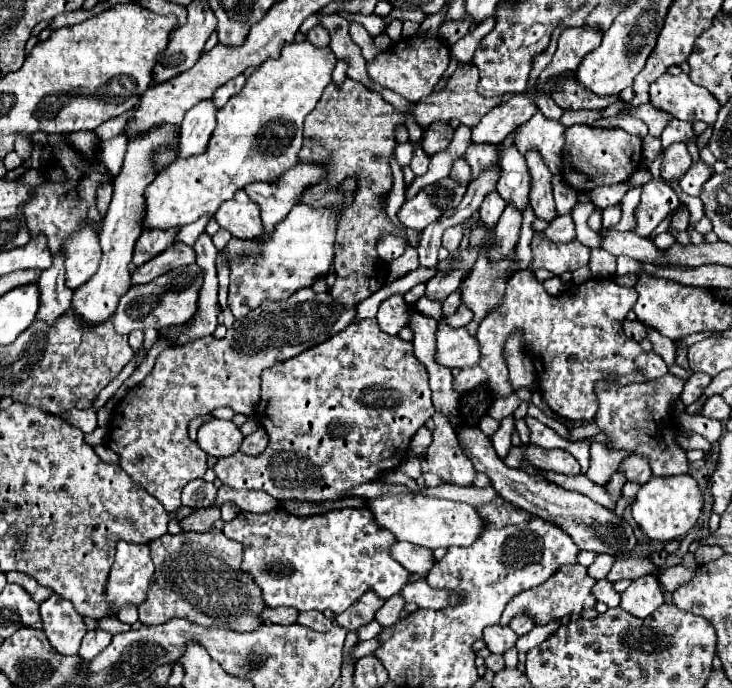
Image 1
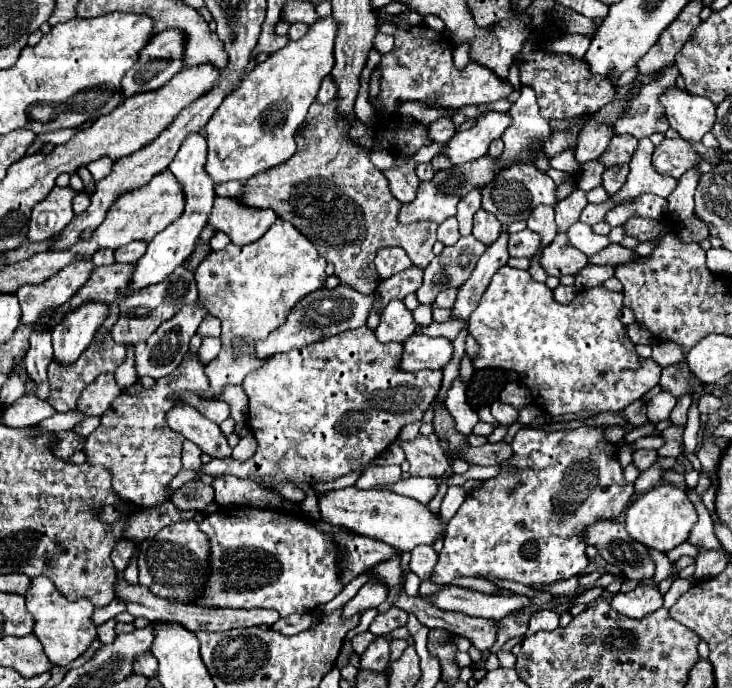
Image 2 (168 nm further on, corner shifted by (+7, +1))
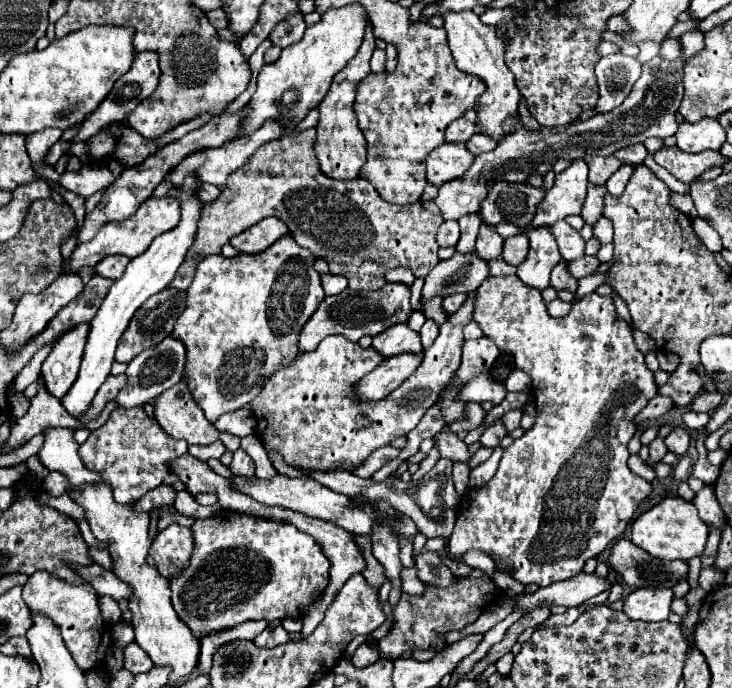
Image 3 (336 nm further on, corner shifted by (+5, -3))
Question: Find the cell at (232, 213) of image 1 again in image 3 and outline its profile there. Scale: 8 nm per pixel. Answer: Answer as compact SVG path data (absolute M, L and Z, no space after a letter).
M270 216L270 218L260 220L256 226L248 228L246 232L232 236L230 244L244 254L256 254L256 252L262 252L264 248L268 248L270 244L274 244L284 234L288 234L286 224L280 218Z

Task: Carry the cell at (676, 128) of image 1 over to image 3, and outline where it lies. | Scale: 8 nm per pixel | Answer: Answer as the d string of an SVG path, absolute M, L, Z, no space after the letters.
M699 29L686 32L680 36L684 58L680 60L660 60L658 56L642 66L642 76L634 84L628 98L606 114L596 114L588 120L574 120L566 126L554 126L554 128L540 128L536 132L516 132L516 136L508 136L508 140L500 140L496 150L480 154L474 158L474 164L470 170L450 182L444 182L438 190L438 196L432 200L444 220L458 220L464 214L478 212L480 202L486 198L488 188L496 180L508 180L508 182L526 182L532 174L548 174L552 170L552 164L560 158L576 160L584 156L610 156L620 148L626 148L630 144L644 142L650 136L666 138L674 136L678 122L676 112L682 102L682 66L686 56L696 54L700 48L704 48L704 34Z

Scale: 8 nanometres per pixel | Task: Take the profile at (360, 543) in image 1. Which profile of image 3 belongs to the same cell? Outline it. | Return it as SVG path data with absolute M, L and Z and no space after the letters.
M220 510L216 516L196 520L192 524L192 532L196 550L192 554L190 566L182 572L182 576L170 582L170 588L176 614L188 624L188 628L192 628L194 636L198 638L206 636L208 632L216 632L216 628L232 628L248 620L272 622L276 618L302 618L328 586L328 558L322 554L312 536L296 530L292 524Z

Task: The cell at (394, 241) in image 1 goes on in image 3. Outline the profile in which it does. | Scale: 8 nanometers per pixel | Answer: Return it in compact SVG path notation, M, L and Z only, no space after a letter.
M398 266L398 268L388 270L388 272L384 274L384 278L386 278L388 282L404 282L404 284L412 284L412 282L414 282L412 270L408 270L408 268L404 268L404 266Z

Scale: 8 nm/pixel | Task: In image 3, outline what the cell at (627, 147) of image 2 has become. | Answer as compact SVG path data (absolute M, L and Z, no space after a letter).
M636 144L636 146L632 146L632 148L622 148L620 152L614 152L614 156L616 156L620 162L632 164L632 166L642 164L644 158L646 158L646 154L648 154L648 150L644 148L644 144Z

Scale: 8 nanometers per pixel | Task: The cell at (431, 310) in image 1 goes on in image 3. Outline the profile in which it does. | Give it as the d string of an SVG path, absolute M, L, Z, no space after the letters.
M426 320L422 330L420 330L420 336L422 336L422 346L428 348L436 340L436 336L438 336L438 324L434 320Z

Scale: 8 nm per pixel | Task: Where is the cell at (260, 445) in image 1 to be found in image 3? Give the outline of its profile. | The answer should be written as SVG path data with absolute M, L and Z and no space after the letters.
M240 448L234 452L234 460L230 464L230 470L234 474L240 474L240 476L254 476L254 462L252 458Z

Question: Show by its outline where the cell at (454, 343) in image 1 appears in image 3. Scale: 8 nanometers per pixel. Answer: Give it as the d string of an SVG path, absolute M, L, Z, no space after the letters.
M404 352L400 356L386 358L376 370L372 370L360 384L356 386L356 394L362 400L380 400L388 396L396 386L400 386L408 376L416 372L424 358L424 352Z

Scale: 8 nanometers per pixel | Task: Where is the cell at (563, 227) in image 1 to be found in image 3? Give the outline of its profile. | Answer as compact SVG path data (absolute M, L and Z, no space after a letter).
M518 234L518 236L512 236L512 238L506 238L504 240L504 252L502 252L502 258L508 262L508 264L514 264L518 266L526 254L528 254L528 238L526 234Z

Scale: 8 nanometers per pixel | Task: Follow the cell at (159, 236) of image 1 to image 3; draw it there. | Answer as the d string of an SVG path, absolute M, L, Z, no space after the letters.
M116 254L116 256L106 256L104 260L100 260L100 264L96 264L94 270L96 270L96 274L100 274L100 276L118 280L118 278L124 274L128 262L130 262L128 256L120 256L120 254Z

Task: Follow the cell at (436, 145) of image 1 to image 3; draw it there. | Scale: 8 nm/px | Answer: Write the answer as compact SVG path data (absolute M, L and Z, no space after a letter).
M466 118L462 120L456 120L452 122L448 128L446 128L446 142L466 142L470 136L474 134L474 124L468 122Z

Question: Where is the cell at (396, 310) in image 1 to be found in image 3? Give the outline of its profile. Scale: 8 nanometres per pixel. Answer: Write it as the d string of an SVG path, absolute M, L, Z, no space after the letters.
M394 324L392 328L386 328L380 336L374 336L372 346L386 358L402 352L422 352L420 334L410 330L408 324Z

